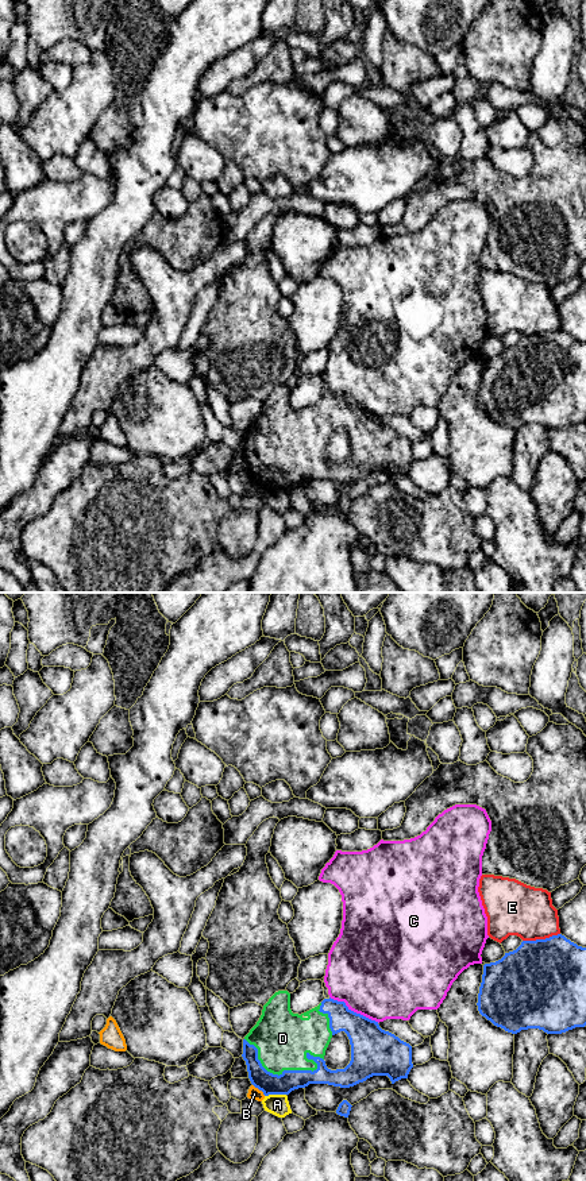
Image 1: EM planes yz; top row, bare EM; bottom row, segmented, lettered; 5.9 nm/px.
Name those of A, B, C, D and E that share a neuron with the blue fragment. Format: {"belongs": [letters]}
{"belongs": ["D"]}

